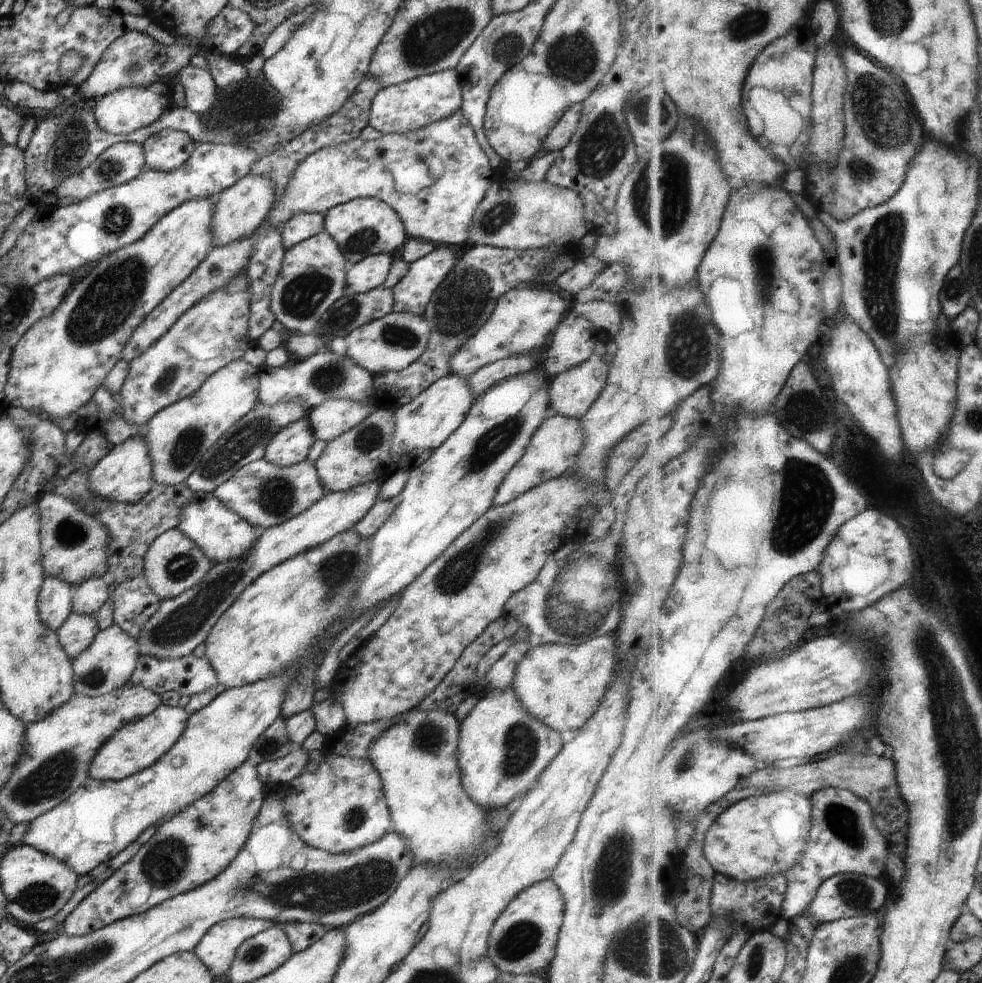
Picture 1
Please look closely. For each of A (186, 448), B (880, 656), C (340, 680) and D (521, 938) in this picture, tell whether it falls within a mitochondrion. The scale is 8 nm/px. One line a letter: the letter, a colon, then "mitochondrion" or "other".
A: mitochondrion
B: other
C: other
D: mitochondrion

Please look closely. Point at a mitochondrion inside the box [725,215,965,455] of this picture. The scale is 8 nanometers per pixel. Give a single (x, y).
(763, 258)

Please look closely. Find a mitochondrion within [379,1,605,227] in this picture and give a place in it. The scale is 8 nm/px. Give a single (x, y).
(425, 46)

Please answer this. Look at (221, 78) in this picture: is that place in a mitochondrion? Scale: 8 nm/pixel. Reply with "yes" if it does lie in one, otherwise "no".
no

